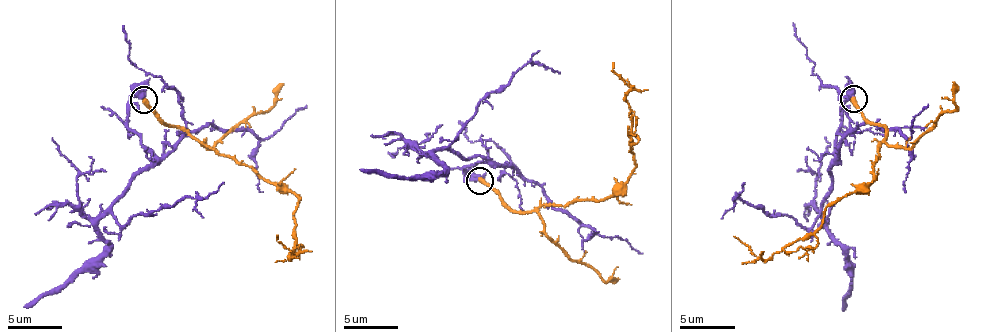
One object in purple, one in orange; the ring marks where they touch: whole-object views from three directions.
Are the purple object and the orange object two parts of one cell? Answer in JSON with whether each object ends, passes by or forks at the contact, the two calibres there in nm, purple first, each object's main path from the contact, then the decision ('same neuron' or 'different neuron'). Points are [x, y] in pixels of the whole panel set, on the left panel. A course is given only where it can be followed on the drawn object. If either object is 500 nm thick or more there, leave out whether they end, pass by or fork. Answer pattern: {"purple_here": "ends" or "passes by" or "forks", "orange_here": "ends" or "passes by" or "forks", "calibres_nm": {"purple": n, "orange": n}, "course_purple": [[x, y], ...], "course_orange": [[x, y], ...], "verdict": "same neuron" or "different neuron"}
{"purple_here": "passes by", "orange_here": "ends", "calibres_nm": {"purple": 400, "orange": 360}, "course_purple": [[145, 98], [131, 100], [128, 127], [153, 160], [112, 217], [123, 227], [136, 214], [207, 198], [223, 181]], "course_orange": [[145, 100], [163, 122], [299, 198], [293, 233], [296, 244], [293, 254], [277, 235]], "verdict": "different neuron"}

